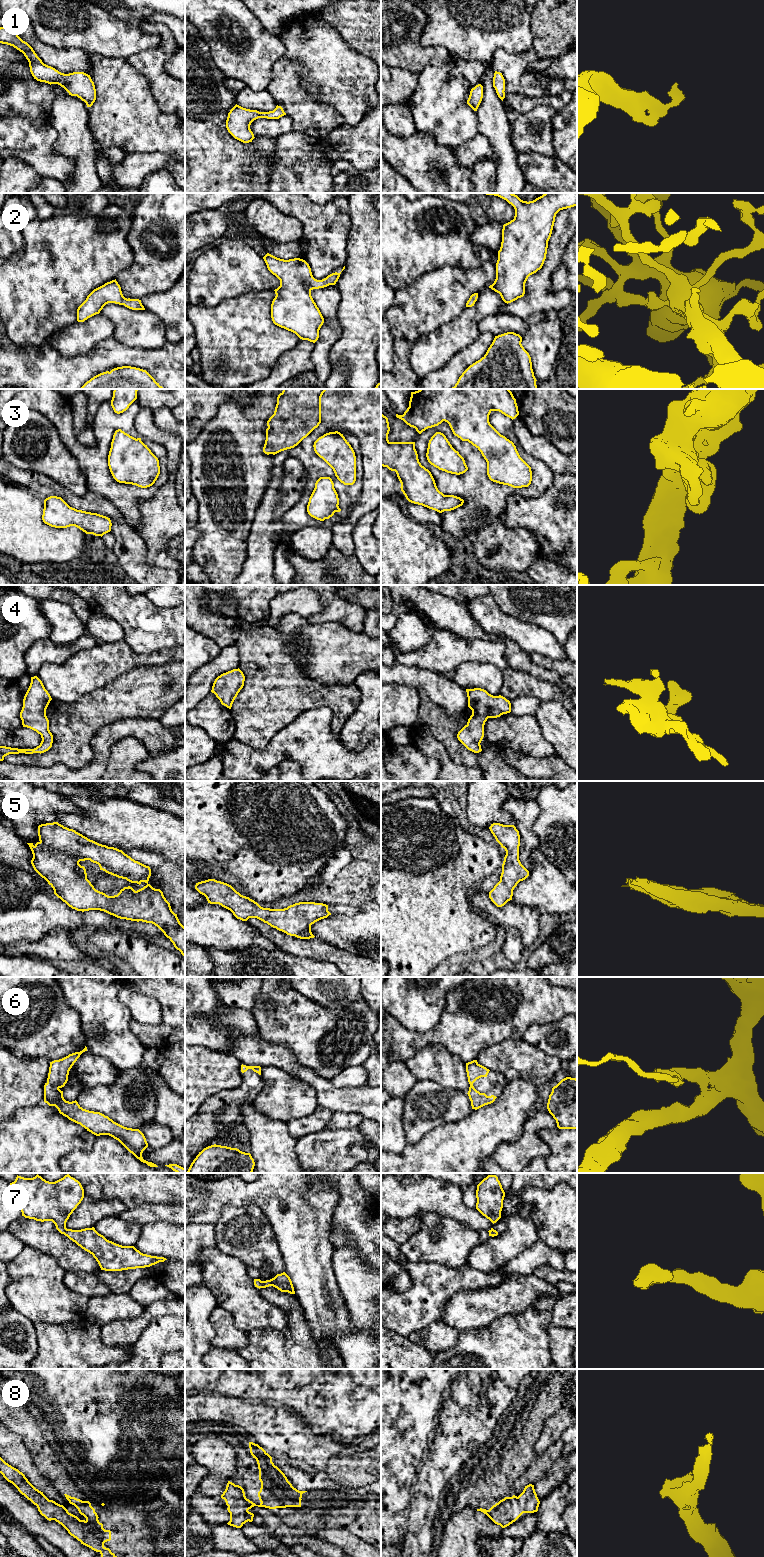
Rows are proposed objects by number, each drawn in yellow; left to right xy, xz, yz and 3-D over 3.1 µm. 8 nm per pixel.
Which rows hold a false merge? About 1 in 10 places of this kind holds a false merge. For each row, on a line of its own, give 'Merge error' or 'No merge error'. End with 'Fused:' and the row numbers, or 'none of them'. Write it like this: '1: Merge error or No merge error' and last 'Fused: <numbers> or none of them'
1: No merge error
2: No merge error
3: No merge error
4: No merge error
5: No merge error
6: No merge error
7: No merge error
8: No merge error
Fused: none of them

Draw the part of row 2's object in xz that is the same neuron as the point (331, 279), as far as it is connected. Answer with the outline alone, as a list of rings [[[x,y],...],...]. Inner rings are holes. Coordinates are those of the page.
[[[267,253],[263,259],[267,265],[268,270],[280,280],[280,286],[274,290],[276,296],[271,304],[271,318],[273,323],[281,328],[295,333],[302,340],[308,340],[315,343],[319,338],[319,330],[324,323],[324,318],[311,296],[311,291],[313,289],[335,285],[340,277],[341,272],[345,269],[345,266],[340,273],[335,272],[322,280],[317,280],[313,277],[309,264],[303,259],[294,258],[284,260],[269,253]]]

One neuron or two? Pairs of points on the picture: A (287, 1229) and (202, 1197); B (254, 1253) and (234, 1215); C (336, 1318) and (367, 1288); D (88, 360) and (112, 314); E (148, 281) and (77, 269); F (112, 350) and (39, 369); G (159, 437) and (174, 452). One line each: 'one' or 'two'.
A: one
B: one
C: two
D: two
E: two
F: one
G: one

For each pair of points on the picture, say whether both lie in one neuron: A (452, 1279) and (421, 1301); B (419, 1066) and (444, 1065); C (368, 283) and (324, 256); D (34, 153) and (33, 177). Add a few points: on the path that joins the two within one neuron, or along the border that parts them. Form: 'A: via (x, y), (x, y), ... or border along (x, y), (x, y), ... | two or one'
A: via (444, 1282), (440, 1282), (429, 1293) | one
B: via (425, 1066), (438, 1067) | one
C: border along (348, 242), (347, 260), (344, 265) | two
D: border along (12, 157), (16, 157), (29, 164), (42, 177) | two

